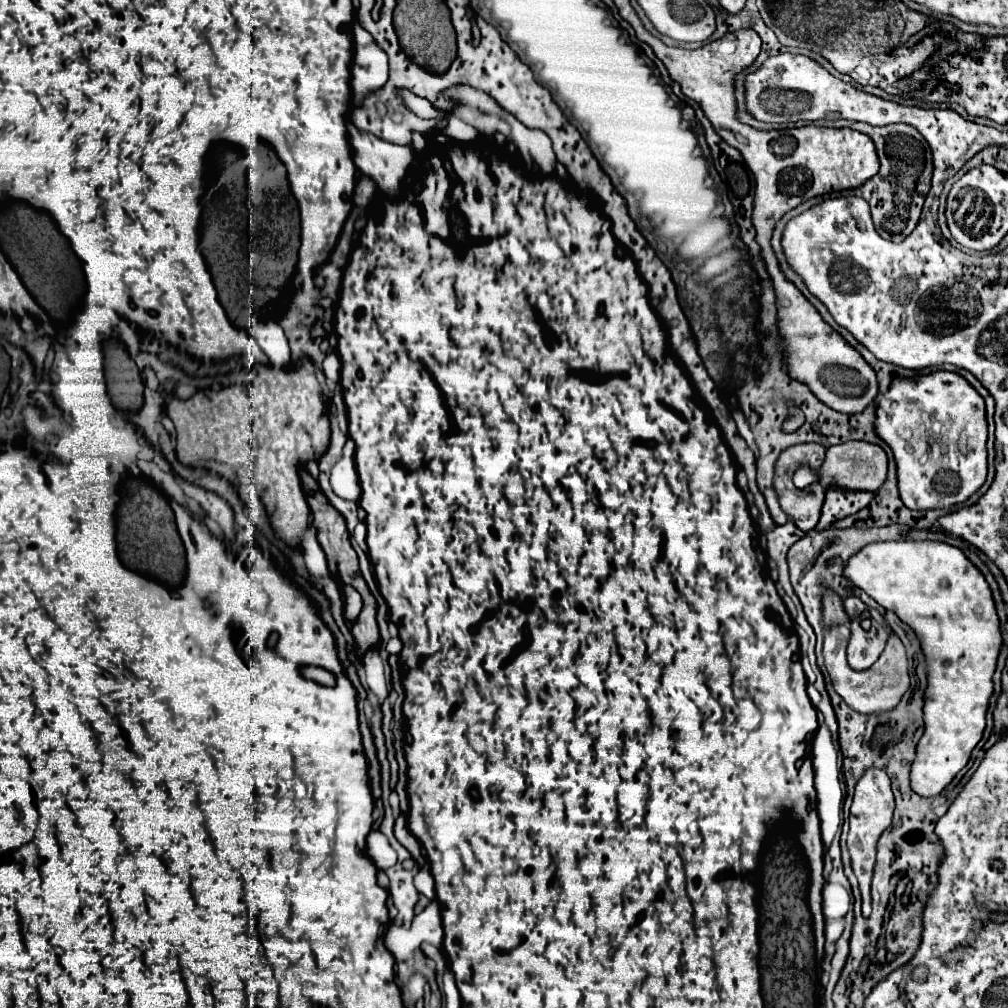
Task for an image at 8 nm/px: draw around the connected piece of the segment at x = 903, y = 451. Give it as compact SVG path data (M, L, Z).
M939 370L917 378L895 378L879 402L875 430L893 448L899 494L911 510L953 508L985 484L985 402L957 372Z

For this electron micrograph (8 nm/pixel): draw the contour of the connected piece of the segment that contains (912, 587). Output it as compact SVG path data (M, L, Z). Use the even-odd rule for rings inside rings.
M899 540L877 542L861 548L845 566L845 576L883 608L893 610L905 624L909 624L919 640L927 658L929 684L925 690L925 734L917 744L917 758L911 766L911 788L919 796L937 796L969 762L971 750L983 738L985 716L989 698L993 696L993 674L1003 646L999 616L993 602L991 588L977 566L957 546L933 540Z

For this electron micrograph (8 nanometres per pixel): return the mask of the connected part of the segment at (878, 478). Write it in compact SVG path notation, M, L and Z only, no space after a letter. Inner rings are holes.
M845 442L839 446L831 446L831 452L825 460L825 464L819 470L809 470L809 468L799 468L793 476L793 482L797 488L805 488L813 482L821 484L837 484L841 488L849 490L879 490L879 486L887 478L887 454L879 444L869 444L869 442Z

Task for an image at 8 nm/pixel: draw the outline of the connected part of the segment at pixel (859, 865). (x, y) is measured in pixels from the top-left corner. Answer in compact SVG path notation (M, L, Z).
M871 768L863 774L863 778L855 786L855 798L851 804L851 816L849 816L849 836L847 836L847 848L851 854L851 868L855 876L859 878L859 890L862 897L862 914L867 918L871 914L871 876L875 866L875 846L879 842L879 836L883 830L887 830L887 824L891 824L891 814L895 810L895 798L891 792L891 780L887 774L879 768Z

